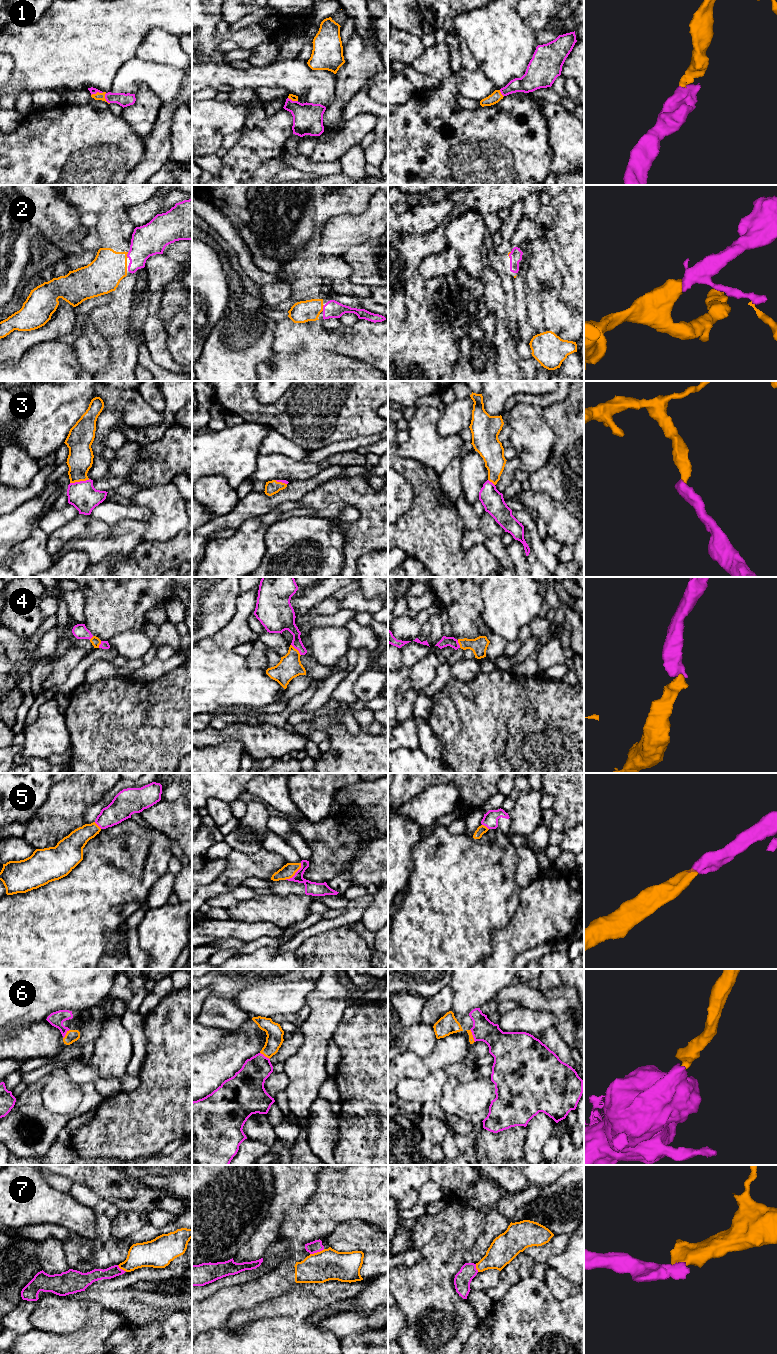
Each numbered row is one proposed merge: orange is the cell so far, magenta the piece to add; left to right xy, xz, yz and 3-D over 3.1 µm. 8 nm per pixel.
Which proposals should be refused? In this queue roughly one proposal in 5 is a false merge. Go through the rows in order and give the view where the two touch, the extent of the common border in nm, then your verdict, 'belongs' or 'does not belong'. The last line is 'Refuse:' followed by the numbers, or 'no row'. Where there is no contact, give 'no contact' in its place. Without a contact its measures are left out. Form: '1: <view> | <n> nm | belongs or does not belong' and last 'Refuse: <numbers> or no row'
1: xy | 110 nm | belongs
2: xy | 50 nm | belongs
3: xy | 160 nm | belongs
4: xz | 120 nm | belongs
5: xz | 190 nm | belongs
6: yz | 110 nm | belongs
7: xz | 130 nm | does not belong
Refuse: 7

